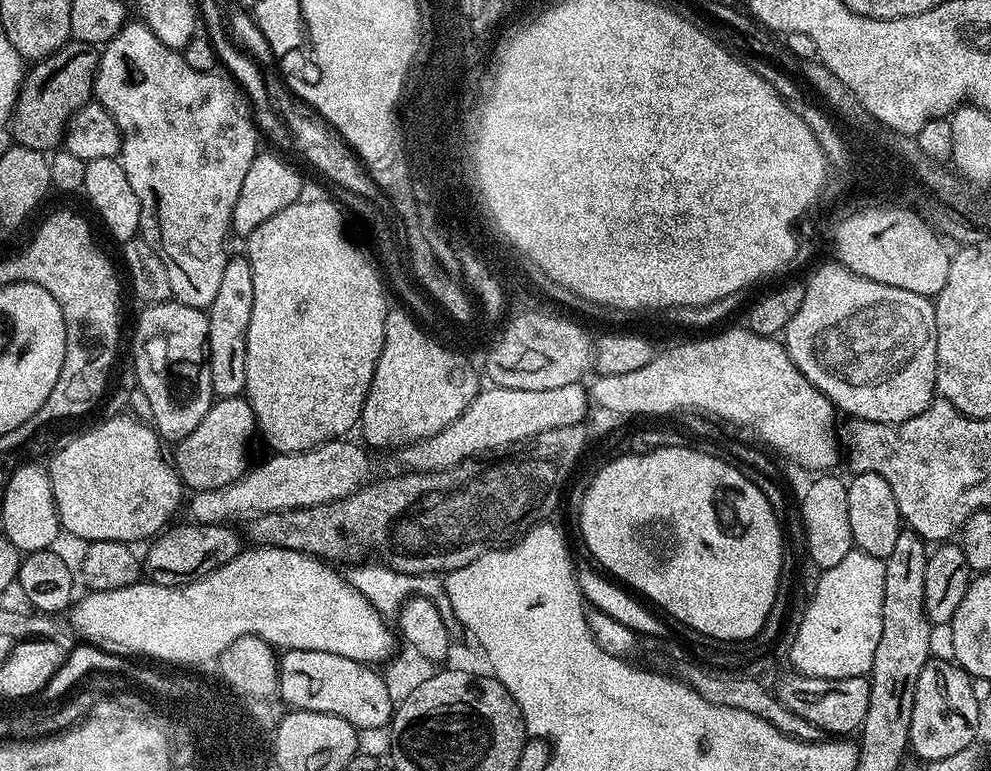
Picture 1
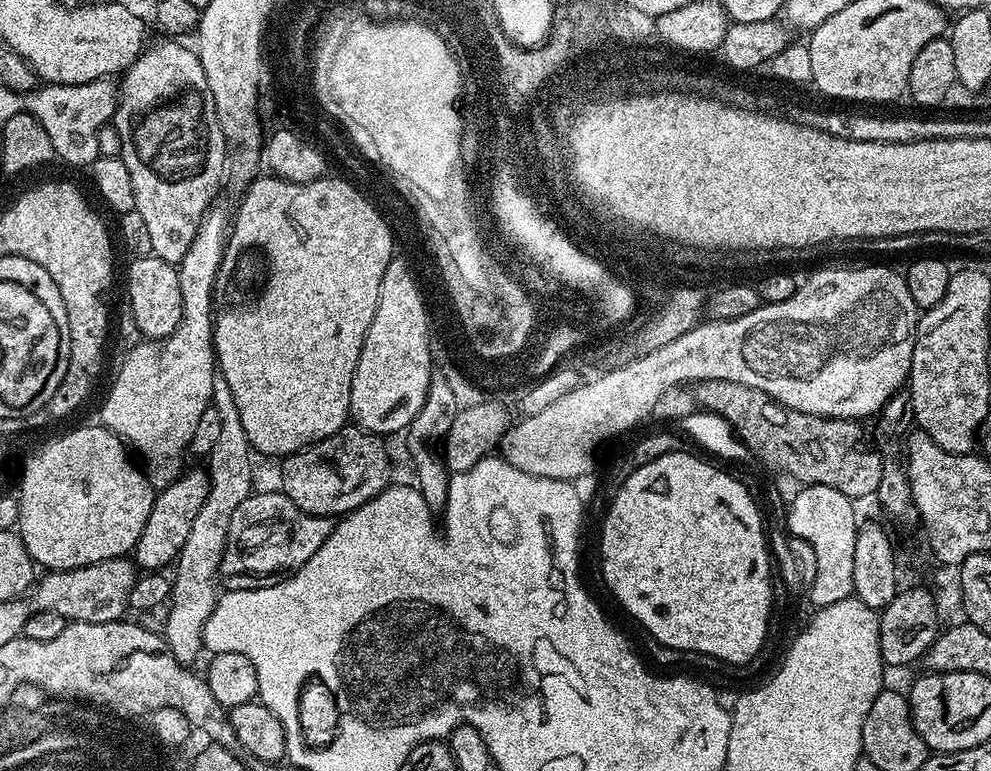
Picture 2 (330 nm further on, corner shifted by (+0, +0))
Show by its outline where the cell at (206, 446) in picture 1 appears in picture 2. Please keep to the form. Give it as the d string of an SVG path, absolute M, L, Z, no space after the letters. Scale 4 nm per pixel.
M192 472L189 476L188 473L181 475L179 480L155 493L150 518L146 518L146 526L142 526L142 534L134 549L137 569L158 572L175 561L182 546L186 546L186 537L190 534L190 526L194 526L194 518L198 518L198 510L202 510L202 502L206 502L208 486L207 475Z

